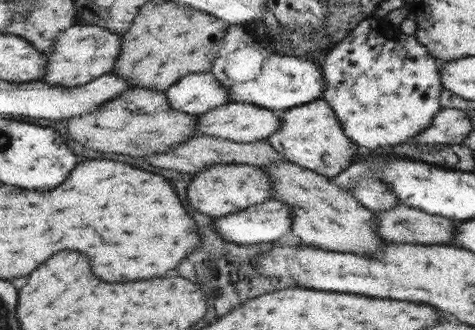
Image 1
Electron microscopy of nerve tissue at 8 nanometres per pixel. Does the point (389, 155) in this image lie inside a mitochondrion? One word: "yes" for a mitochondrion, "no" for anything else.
no

